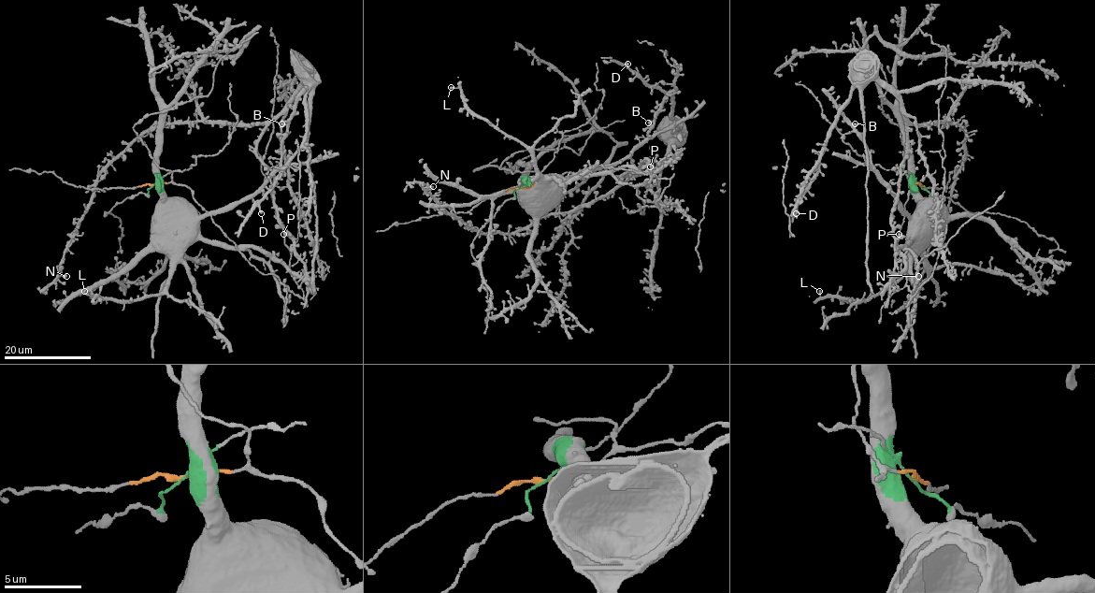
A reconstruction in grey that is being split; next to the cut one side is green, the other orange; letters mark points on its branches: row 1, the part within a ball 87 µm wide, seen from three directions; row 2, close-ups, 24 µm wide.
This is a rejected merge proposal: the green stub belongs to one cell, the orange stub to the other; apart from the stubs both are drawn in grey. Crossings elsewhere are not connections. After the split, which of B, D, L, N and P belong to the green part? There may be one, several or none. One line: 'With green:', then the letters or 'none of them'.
With green: B, L

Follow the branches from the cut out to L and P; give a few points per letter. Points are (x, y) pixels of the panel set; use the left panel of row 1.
L: (153, 185), (163, 204), (169, 282), (159, 294), (133, 300), (83, 291)
P: (153, 185), (87, 187), (153, 129), (263, 123), (256, 156), (273, 176), (278, 223), (291, 238), (283, 234)

